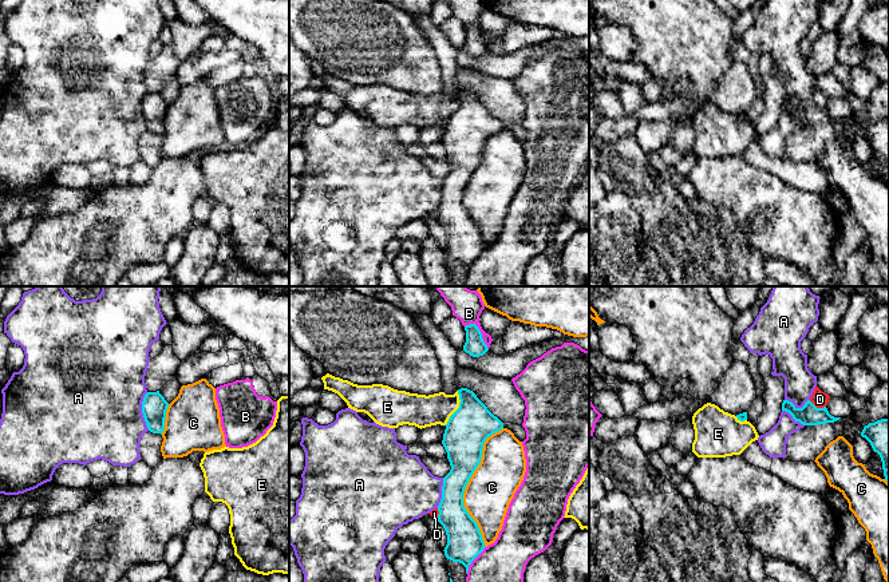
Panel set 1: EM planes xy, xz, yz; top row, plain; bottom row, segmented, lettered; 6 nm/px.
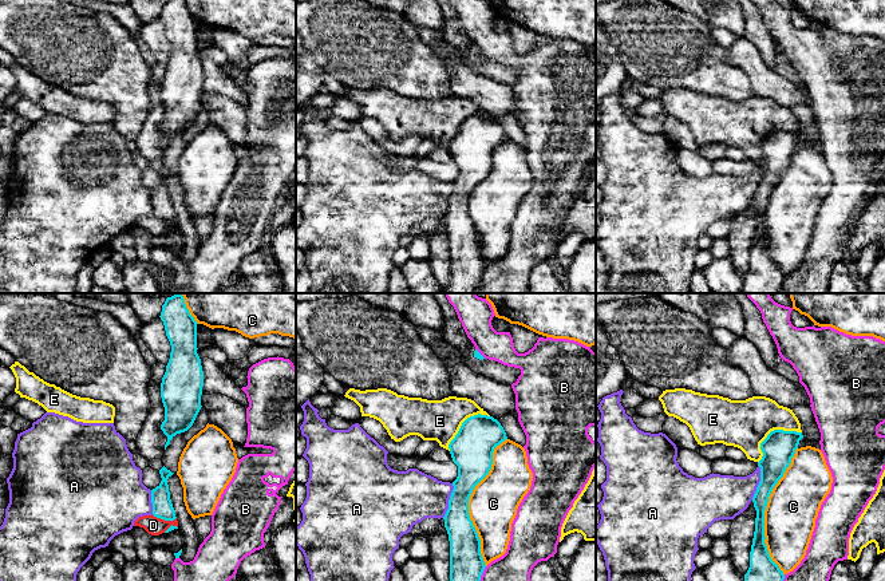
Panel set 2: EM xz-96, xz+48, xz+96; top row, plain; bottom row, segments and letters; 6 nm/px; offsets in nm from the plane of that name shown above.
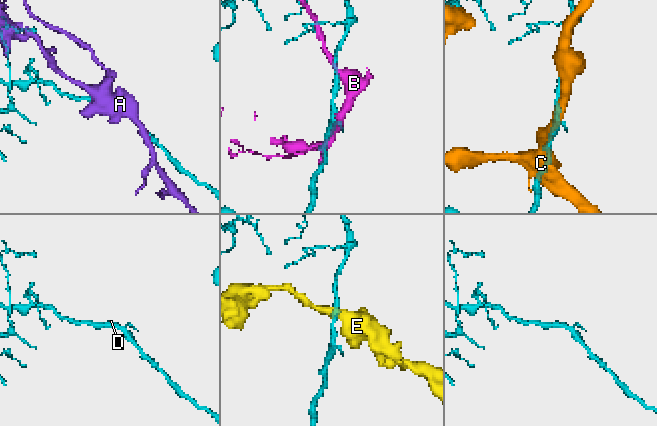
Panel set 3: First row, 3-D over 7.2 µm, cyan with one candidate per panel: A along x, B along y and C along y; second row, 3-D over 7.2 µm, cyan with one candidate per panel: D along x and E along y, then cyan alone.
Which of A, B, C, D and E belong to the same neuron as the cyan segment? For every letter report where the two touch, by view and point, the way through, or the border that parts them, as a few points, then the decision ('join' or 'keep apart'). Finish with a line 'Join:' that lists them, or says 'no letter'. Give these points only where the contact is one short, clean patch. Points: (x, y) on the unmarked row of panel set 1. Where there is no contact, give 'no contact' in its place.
A: meets cyan in xy at (142, 111); border along xy (146, 92), (142, 101), (142, 117), (149, 130); keep apart
B: meets cyan in xz at (479, 32); keep apart
C: meets cyan in xz at (466, 185); keep apart
D: meets cyan in yz at (816, 107); border along yz (809, 101), (817, 107), (825, 107); keep apart
E: meets cyan in xz at (458, 109); border along xz (458, 91), (459, 107), (445, 125); keep apart
Join: no letter

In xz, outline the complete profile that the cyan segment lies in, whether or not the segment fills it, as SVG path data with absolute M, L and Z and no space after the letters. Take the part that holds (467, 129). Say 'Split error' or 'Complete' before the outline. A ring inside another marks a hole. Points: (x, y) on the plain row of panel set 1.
Complete. M461 88L458 95L461 100L459 108L450 116L442 140L451 170L443 178L438 222L443 226L447 235L447 245L443 250L446 258L462 264L467 274L469 266L486 246L477 222L463 206L463 194L471 175L481 163L483 143L489 136L501 131L503 123L487 110L473 91Z

